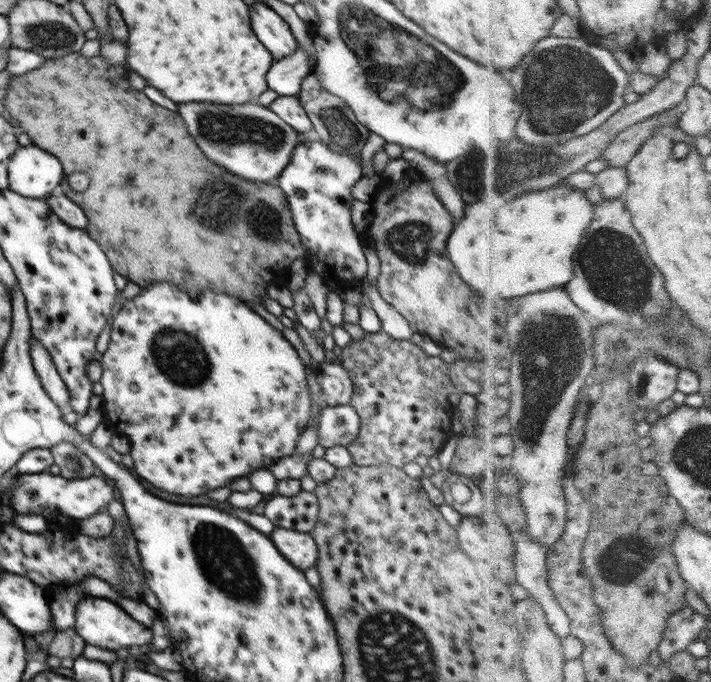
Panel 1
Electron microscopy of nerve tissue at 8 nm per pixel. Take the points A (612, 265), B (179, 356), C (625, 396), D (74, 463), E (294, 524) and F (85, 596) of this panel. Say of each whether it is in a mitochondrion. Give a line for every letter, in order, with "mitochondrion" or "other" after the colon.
A: mitochondrion
B: mitochondrion
C: other
D: mitochondrion
E: other
F: other

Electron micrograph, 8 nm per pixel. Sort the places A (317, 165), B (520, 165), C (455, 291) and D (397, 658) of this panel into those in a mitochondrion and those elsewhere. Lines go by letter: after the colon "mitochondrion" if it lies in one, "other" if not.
A: other
B: mitochondrion
C: other
D: mitochondrion

